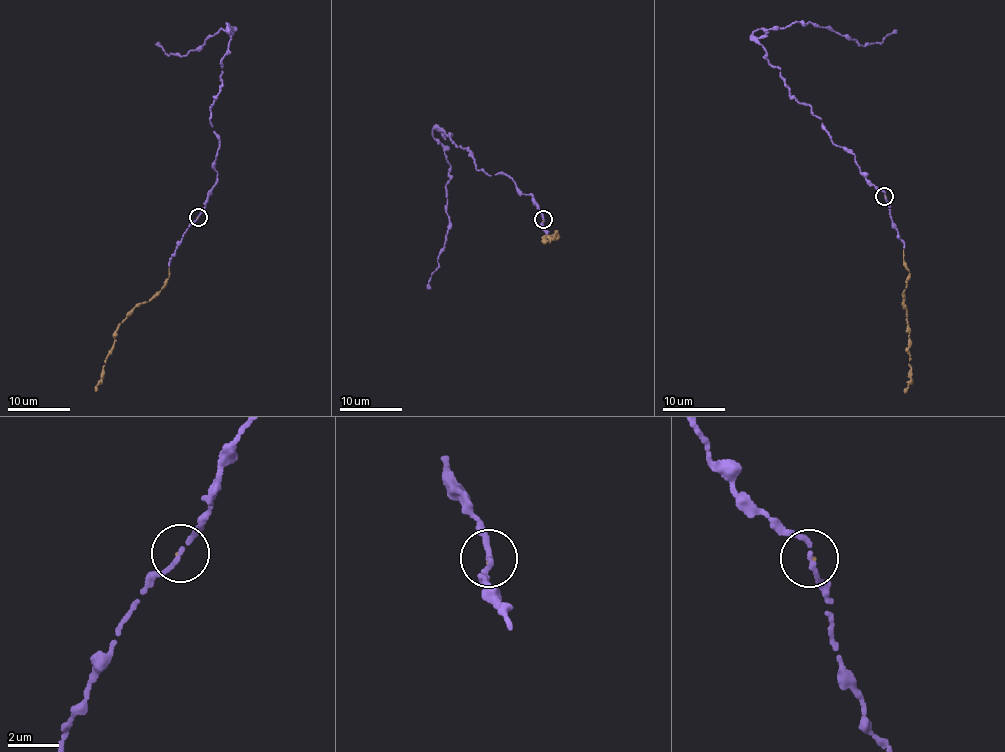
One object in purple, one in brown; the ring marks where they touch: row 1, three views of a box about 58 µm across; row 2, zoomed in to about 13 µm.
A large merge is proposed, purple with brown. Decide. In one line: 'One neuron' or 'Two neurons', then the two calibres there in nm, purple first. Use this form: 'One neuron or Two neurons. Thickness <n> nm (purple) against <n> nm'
One neuron. Thickness 180 nm (purple) against 70 nm

